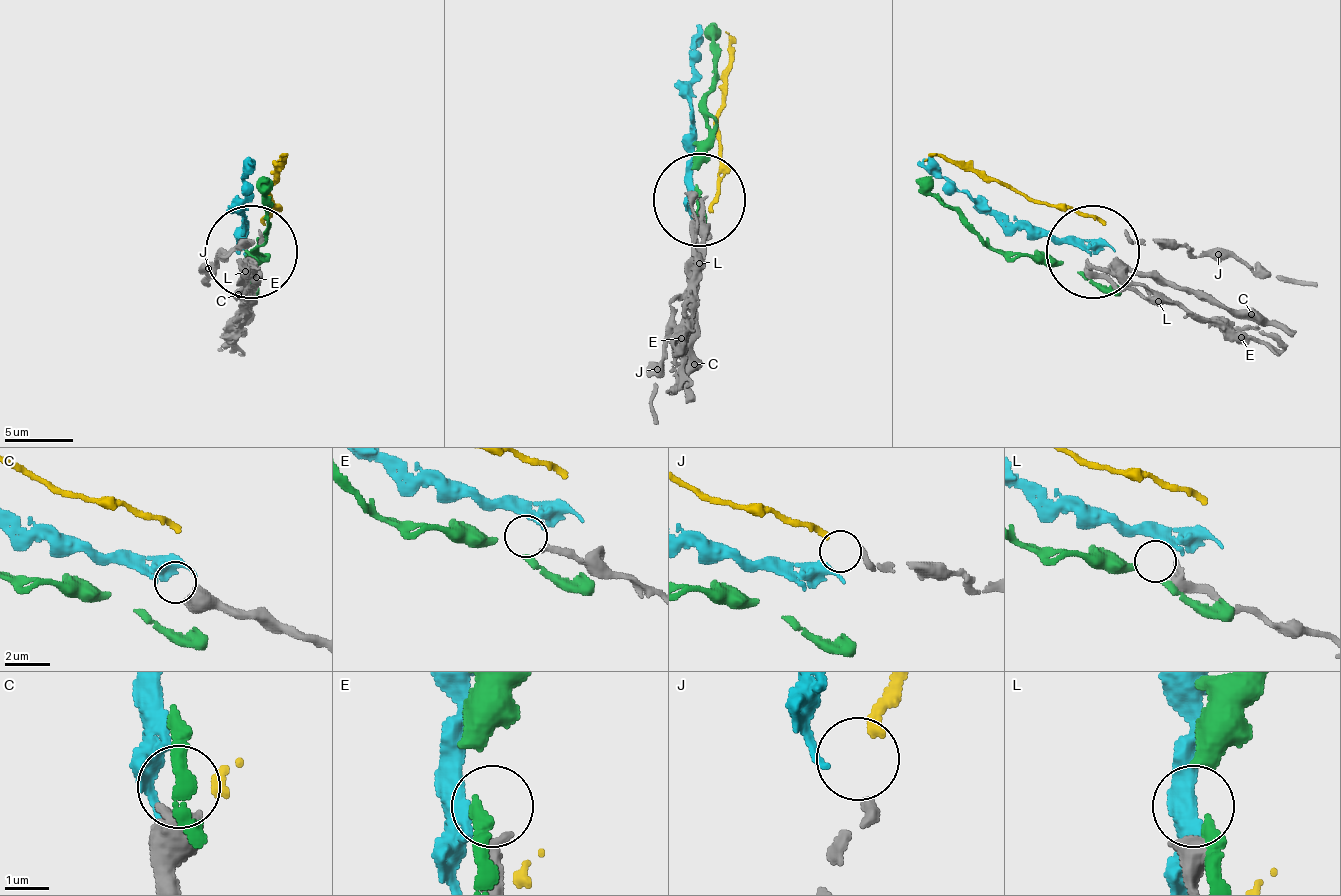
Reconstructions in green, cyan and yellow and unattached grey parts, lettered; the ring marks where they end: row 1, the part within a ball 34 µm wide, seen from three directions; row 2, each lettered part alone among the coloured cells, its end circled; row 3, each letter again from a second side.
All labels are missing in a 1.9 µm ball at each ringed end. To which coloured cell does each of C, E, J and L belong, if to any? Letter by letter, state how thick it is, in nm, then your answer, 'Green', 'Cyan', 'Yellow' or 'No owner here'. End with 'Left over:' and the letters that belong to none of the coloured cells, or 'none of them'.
C: Thickness 550 nm. No owner here
E: Thickness 280 nm. No owner here
J: Thickness 280 nm. No owner here
L: Thickness 550 nm. No owner here
Left over: C, E, J, L

